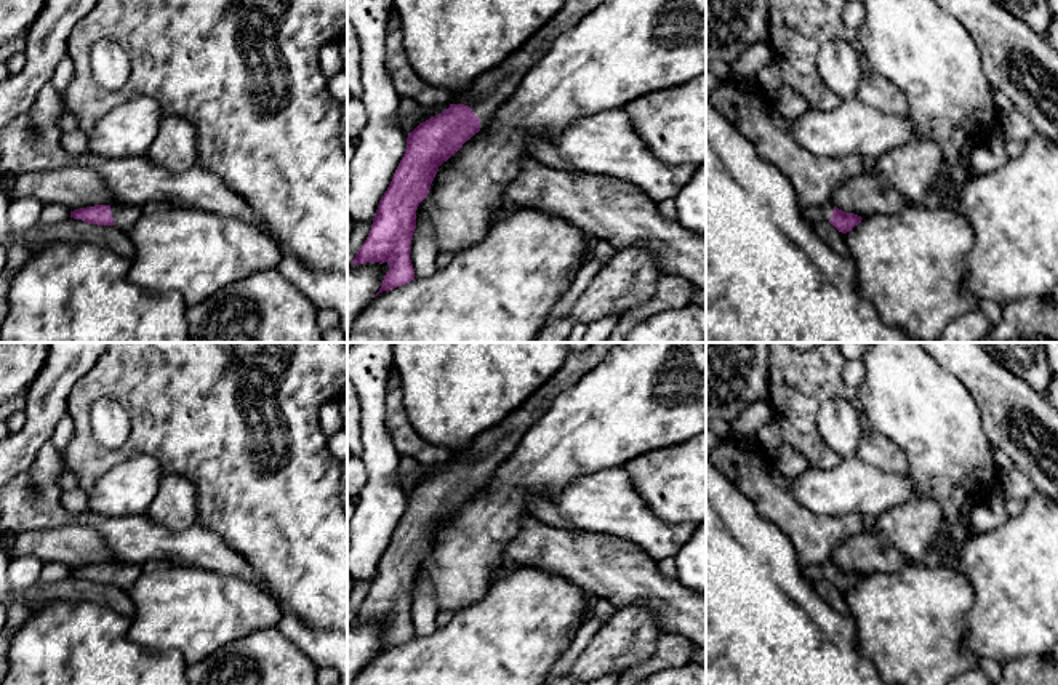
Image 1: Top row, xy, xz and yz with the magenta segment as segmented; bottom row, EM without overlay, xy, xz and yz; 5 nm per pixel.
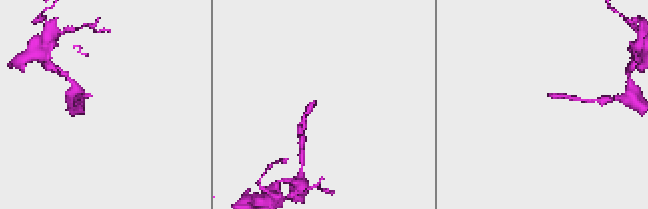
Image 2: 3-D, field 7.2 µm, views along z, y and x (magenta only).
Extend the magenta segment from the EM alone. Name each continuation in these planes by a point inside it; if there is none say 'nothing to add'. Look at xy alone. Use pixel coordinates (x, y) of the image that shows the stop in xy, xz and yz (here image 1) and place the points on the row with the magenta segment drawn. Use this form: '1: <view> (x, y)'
1: xy (125, 216)

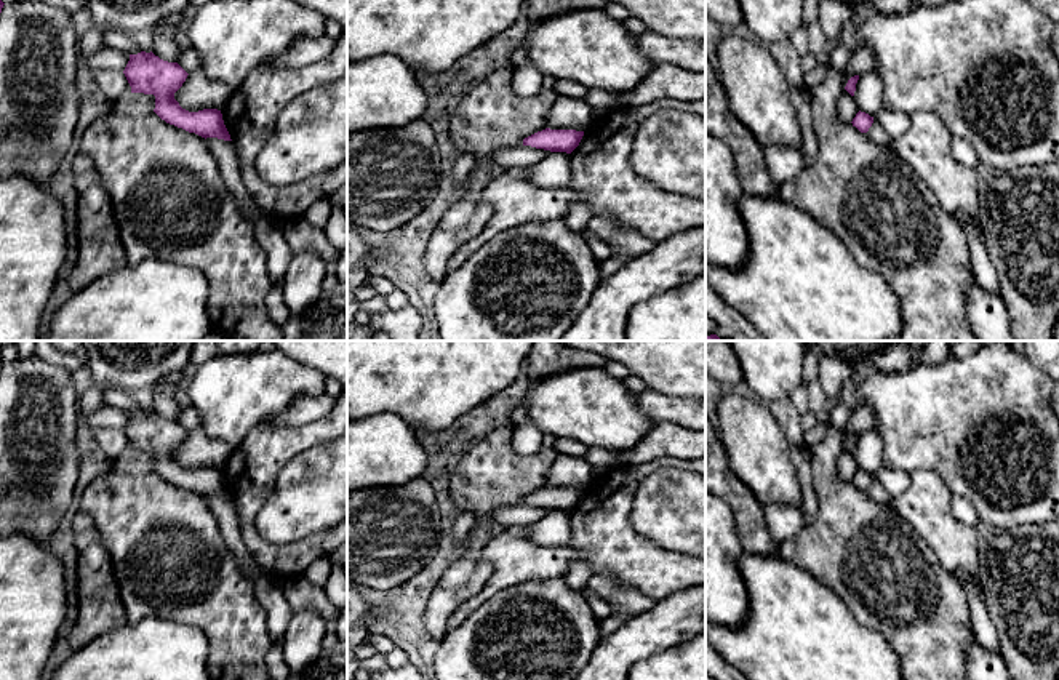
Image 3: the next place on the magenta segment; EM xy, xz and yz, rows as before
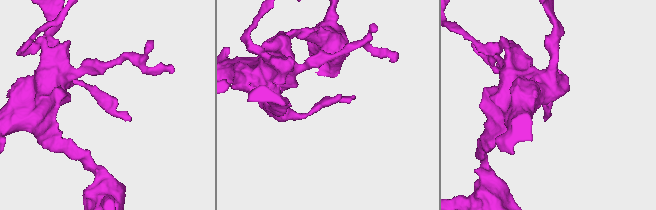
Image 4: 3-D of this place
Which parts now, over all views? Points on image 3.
nothing to add

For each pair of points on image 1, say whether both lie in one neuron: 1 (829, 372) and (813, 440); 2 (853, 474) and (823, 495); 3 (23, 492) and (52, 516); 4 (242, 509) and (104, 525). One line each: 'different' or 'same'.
1: same
2: same
3: same
4: different

